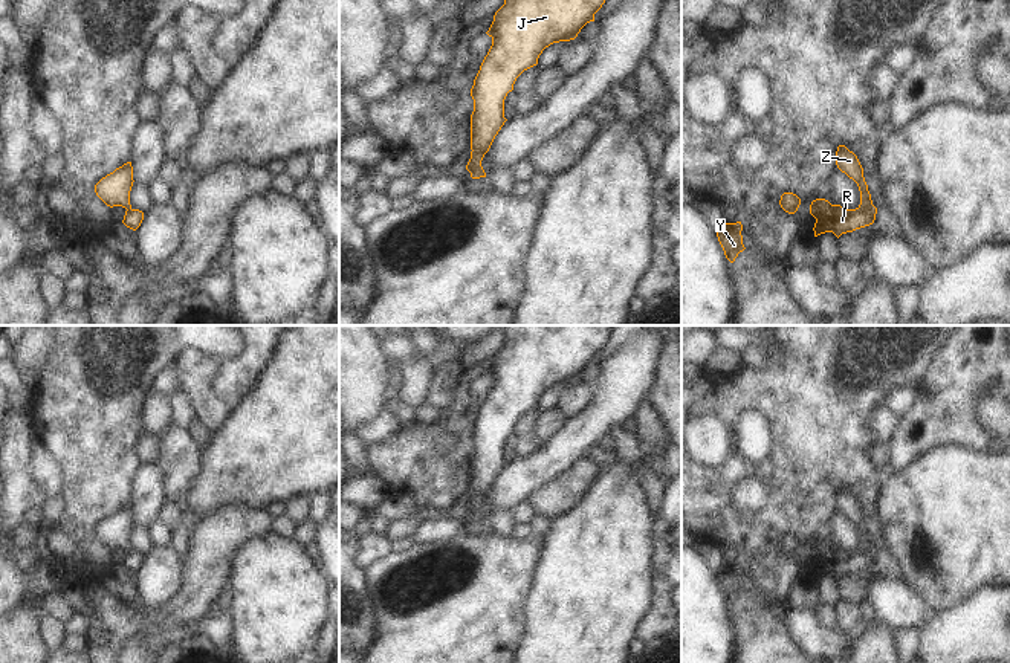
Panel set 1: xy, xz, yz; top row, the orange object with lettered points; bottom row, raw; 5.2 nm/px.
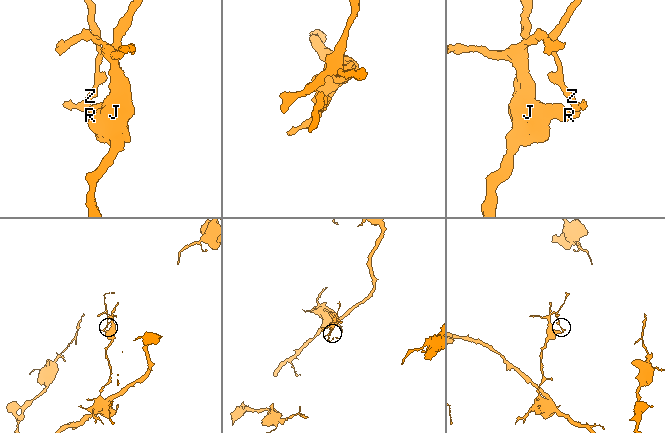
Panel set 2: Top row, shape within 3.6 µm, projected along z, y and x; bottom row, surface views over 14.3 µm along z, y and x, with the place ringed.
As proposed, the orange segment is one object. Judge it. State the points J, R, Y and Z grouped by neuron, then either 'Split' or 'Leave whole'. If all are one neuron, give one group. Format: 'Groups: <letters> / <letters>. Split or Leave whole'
Groups: J R Y / Z. Split

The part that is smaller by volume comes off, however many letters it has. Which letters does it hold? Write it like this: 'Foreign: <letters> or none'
Foreign: Z

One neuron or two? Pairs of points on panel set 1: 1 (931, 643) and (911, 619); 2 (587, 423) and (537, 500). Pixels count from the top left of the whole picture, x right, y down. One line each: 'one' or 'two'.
1: two
2: two

